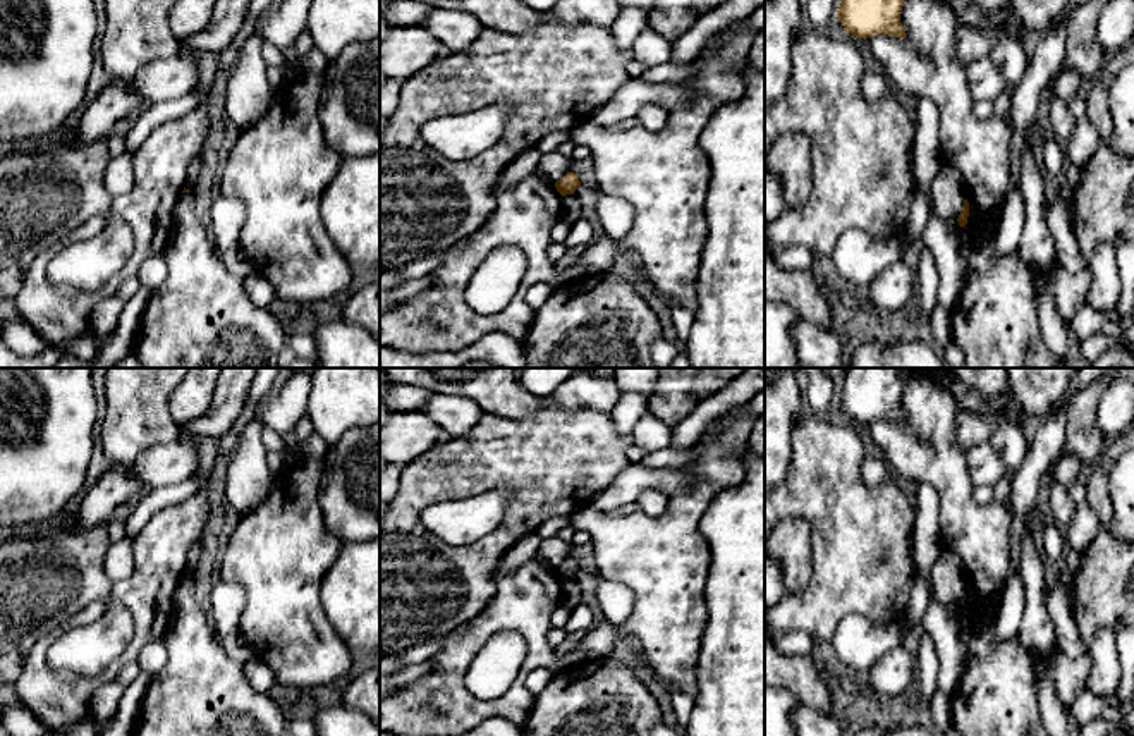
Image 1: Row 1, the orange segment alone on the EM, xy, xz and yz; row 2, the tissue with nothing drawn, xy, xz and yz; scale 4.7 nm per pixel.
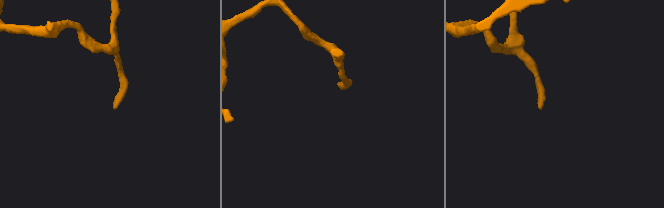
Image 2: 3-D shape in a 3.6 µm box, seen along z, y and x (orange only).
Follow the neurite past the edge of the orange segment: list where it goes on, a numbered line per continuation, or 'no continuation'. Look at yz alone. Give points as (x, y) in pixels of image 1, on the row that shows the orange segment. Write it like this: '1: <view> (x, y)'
no continuation

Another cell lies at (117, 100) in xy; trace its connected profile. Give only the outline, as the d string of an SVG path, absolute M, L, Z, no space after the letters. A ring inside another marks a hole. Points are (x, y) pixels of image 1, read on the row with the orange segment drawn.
M131 79L113 81L89 103L79 126L62 144L107 139L120 119L134 117L146 105L144 98L134 91Z

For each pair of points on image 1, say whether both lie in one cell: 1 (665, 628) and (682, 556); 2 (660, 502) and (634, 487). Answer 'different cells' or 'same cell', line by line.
1: same cell
2: different cells

